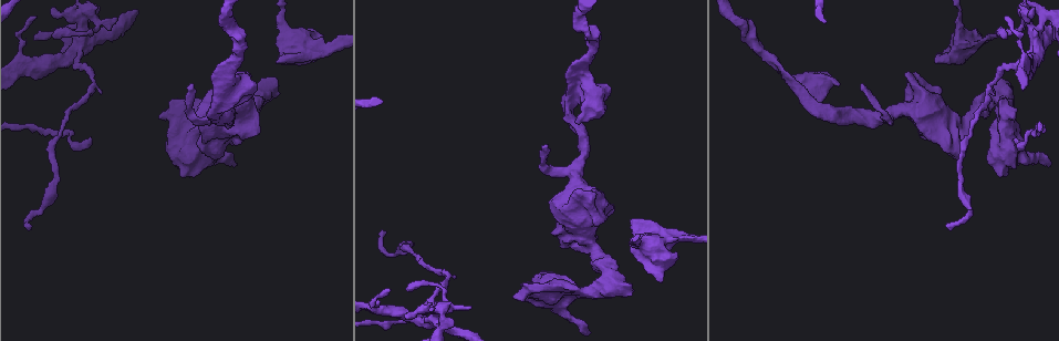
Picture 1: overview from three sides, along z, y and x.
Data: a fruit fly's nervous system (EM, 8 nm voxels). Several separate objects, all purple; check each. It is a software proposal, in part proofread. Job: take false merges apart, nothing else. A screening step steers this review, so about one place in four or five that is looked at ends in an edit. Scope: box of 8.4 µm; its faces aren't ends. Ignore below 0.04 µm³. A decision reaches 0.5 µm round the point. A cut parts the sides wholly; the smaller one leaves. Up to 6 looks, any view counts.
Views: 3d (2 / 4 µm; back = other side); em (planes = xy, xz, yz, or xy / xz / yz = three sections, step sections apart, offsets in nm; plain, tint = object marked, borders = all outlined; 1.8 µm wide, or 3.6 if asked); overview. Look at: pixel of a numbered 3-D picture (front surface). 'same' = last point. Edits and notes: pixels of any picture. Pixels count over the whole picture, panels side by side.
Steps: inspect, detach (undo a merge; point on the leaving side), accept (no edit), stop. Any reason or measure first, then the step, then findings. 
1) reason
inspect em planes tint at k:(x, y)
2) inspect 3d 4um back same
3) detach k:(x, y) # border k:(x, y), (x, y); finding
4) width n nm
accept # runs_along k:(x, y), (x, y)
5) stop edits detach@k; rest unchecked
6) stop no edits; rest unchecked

sudden change in width
inspect 3d 4um at 1:(433, 319)

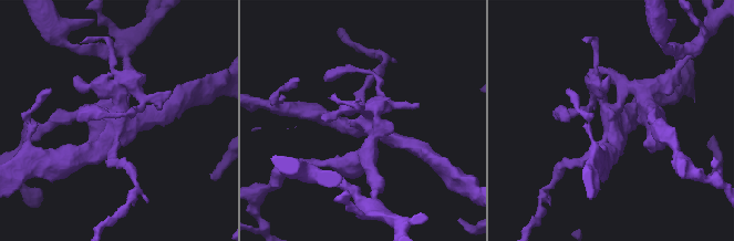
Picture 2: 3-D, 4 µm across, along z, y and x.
arms 4; shape alone is not enough
inspect em planes borders at 2:(117, 133)

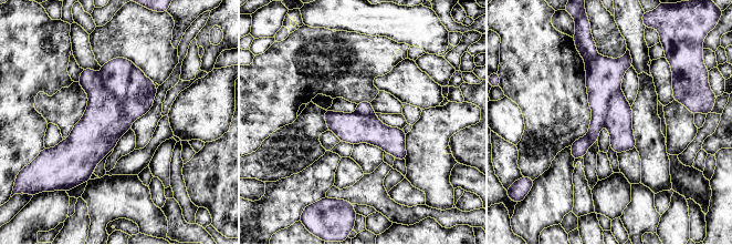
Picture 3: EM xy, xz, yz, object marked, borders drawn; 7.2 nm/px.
detach 3:(114, 75) # border 3:(134, 65), (127, 94), (118, 101); two cells meet here

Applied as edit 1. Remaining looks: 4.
inspect overview

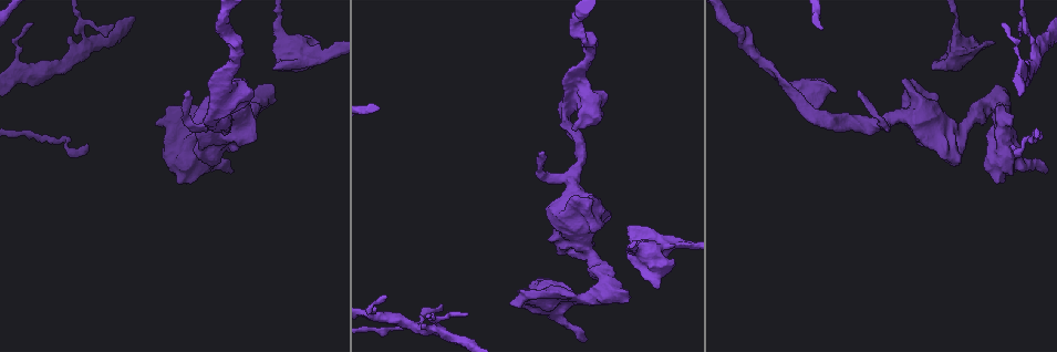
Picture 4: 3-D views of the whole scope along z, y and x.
inspect em planes tint at 4:(234, 94)

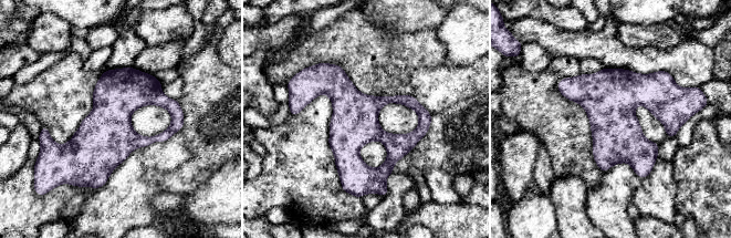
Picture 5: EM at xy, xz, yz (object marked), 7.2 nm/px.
accept # all the same cell

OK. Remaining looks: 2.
a fork
inspect em yz step 16 tint at 4:(994, 104)

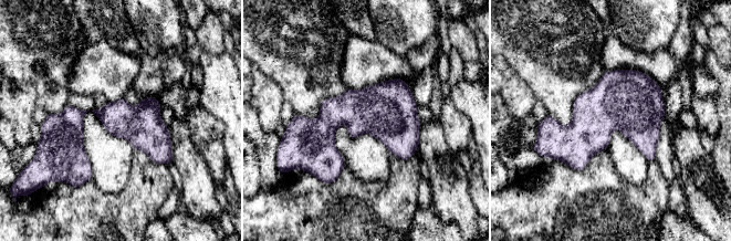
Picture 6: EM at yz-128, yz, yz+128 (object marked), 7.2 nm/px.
cut it another way
inspect em planes tint same

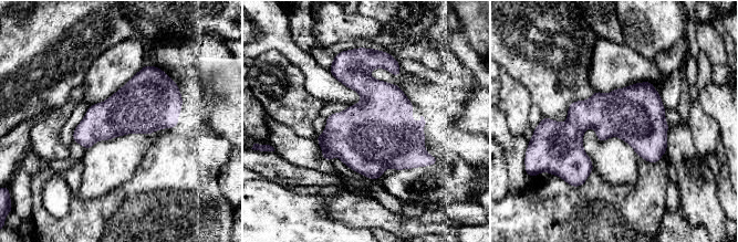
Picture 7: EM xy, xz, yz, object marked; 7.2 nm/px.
accept # continuous, no second cell

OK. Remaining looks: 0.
stop edits detach@3; rest unchecked

